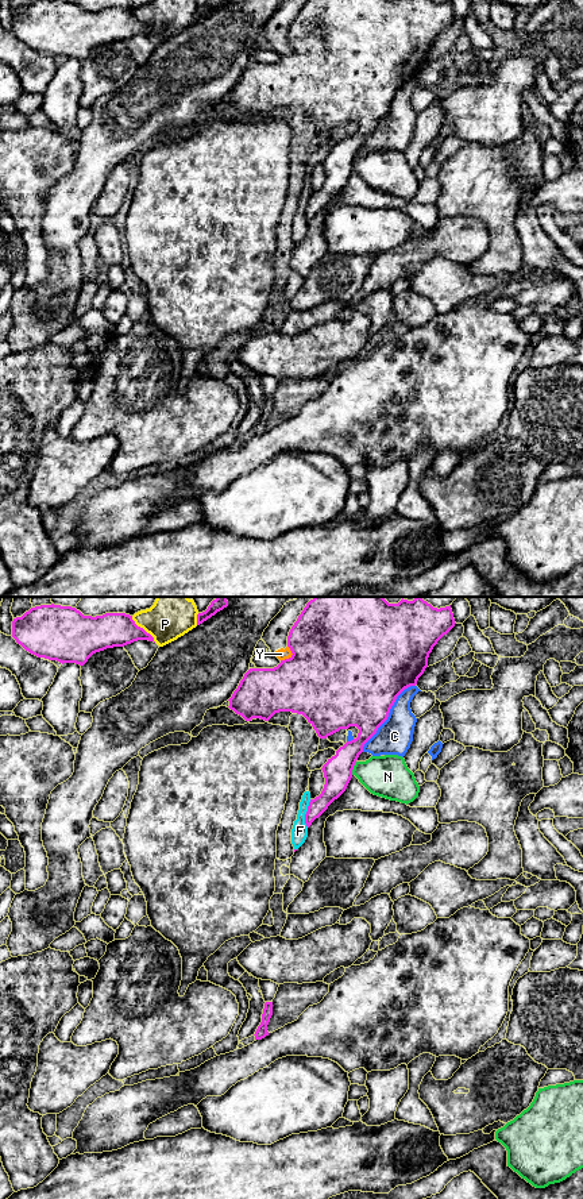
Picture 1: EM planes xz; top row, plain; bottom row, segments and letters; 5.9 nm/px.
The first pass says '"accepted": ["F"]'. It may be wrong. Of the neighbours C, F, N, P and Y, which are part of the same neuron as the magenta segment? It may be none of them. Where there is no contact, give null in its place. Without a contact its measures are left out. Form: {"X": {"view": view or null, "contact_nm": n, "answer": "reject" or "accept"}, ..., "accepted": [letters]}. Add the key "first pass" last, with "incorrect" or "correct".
{"C": {"view": "xz", "contact_nm": 500, "answer": "reject"}, "F": {"view": "xz", "contact_nm": 170, "answer": "reject"}, "N": {"view": "xz", "contact_nm": 90, "answer": "reject"}, "P": {"view": "xz", "contact_nm": 220, "answer": "reject"}, "Y": {"view": "xz", "contact_nm": 100, "answer": "reject"}, "accepted": [], "first pass": "incorrect"}

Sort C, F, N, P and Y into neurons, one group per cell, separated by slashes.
C / F / N / P / Y

